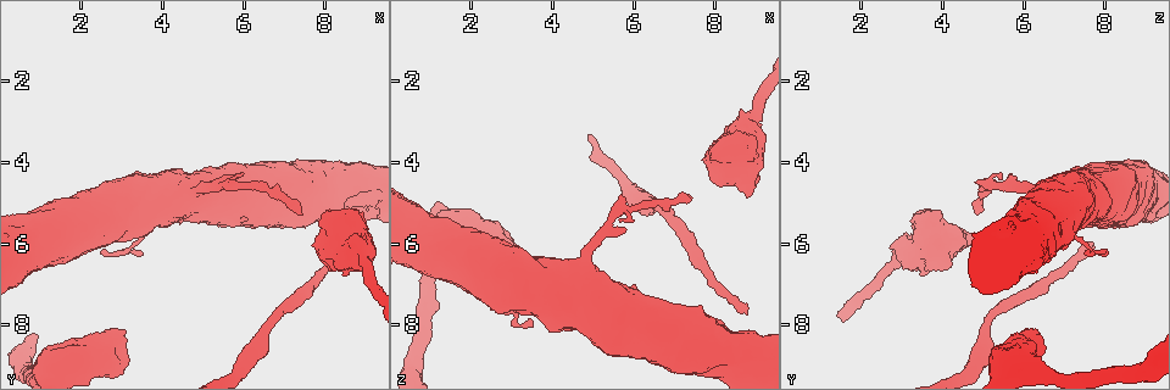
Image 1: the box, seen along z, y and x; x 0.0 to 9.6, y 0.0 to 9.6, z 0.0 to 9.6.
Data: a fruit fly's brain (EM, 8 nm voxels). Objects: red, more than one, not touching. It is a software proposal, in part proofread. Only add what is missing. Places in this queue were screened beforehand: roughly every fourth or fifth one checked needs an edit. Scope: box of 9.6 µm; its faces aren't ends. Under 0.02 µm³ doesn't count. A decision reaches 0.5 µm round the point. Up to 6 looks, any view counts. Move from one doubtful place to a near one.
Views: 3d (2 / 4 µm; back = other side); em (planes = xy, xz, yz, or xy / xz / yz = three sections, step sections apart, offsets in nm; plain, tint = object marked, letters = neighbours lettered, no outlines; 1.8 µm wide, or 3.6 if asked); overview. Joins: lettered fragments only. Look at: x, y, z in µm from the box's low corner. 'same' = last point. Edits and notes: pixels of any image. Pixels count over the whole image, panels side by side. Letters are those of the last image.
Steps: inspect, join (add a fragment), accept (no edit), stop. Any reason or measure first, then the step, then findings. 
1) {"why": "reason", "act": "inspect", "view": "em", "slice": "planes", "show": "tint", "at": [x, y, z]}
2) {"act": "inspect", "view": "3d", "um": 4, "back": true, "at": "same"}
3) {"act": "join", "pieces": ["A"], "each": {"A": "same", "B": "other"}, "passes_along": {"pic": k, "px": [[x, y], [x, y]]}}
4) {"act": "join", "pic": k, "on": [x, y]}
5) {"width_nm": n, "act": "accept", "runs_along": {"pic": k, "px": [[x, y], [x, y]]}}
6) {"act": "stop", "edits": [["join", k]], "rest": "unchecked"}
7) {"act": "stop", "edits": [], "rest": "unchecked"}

{"act": "inspect", "view": "3d", "um": 4, "at": [8.80, 5.15, 3.75]}

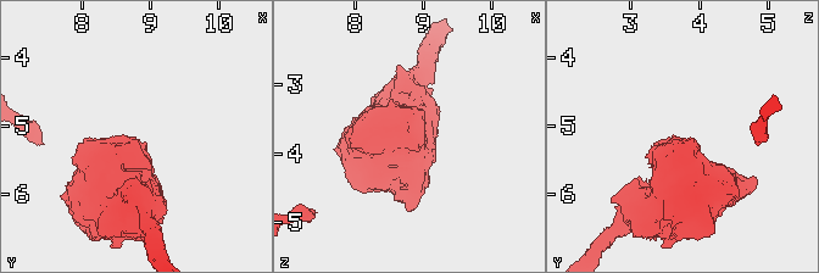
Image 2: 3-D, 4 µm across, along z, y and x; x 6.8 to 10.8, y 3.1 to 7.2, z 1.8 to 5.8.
{"why": "need the tissue", "act": "inspect", "view": "em", "um": 3.6, "slice": "planes", "show": "letters", "at": [8.80, 5.20, 3.75]}

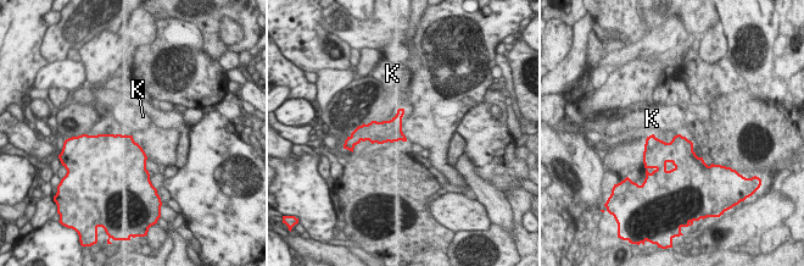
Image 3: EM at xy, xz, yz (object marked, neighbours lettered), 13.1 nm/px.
{"act": "accept", "each": {"K": "other"}, "border": {"pic": 3, "px": [[653, 133], [647, 137]]}, "found": "none of them fits"}

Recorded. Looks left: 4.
{"why": "an open end", "act": "inspect", "view": "3d", "um": 2, "at": [6.00, 4.20, 5.50]}

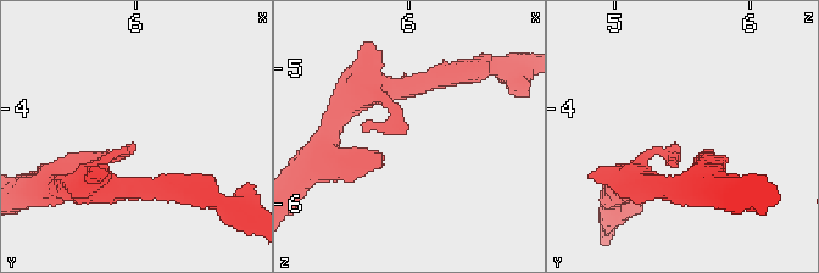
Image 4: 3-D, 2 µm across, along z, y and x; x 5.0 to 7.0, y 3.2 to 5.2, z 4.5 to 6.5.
{"why": "shape alone is not enough", "act": "inspect", "view": "em", "slice": "xz", "step": 8, "show": "letters", "at": [5.96, 4.24, 5.44]}

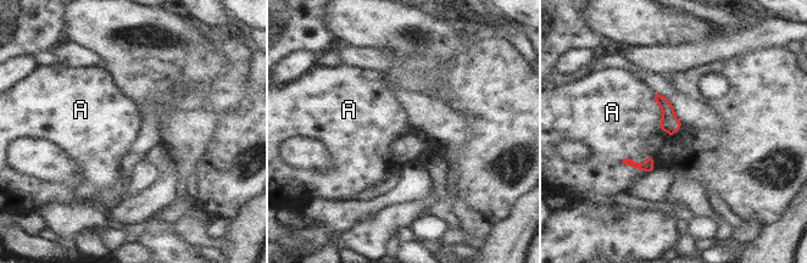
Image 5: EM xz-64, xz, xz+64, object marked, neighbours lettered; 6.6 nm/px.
{"longest_contact_nm": ["A", 220], "act": "accept", "each": {"A": "other"}, "border": {"pic": 5, "px": [[651, 156], [644, 162], [621, 162]]}, "found": "none of them fits"}

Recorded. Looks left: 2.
{"why": "free end", "act": "inspect", "view": "em", "slice": "planes", "show": "plain", "at": [8.85, 6.20, 7.65]}

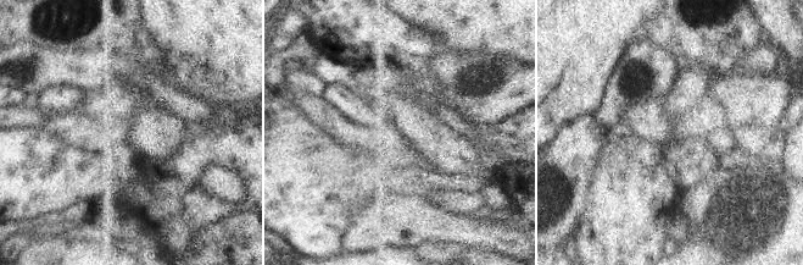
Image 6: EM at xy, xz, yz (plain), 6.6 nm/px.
{"act": "inspect", "view": "em", "slice": "planes", "show": "letters", "at": "same"}

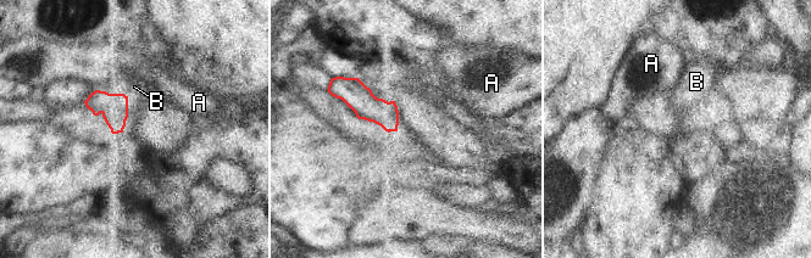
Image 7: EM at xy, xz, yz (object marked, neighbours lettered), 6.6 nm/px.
{"width_nm": 160, "act": "join", "pieces": ["B"], "each": {"A": "other", "B": "same"}, "passes_along": {"pic": 7, "px": [[114, 107], [125, 95], [134, 87]]}, "found": "the neuron continues"}

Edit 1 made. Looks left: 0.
{"act": "stop", "edits": [["join", 7]], "rest": "unchecked"}

